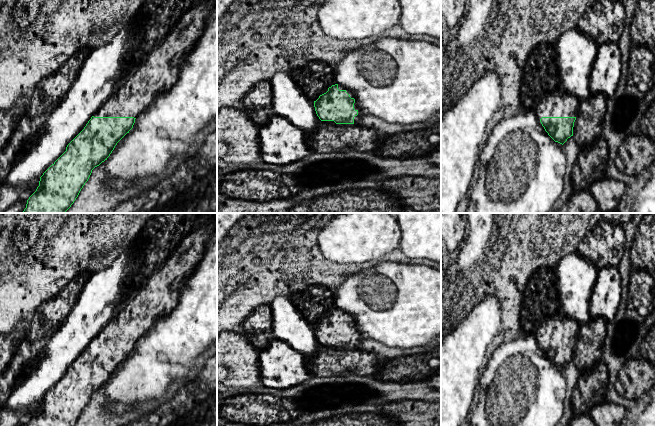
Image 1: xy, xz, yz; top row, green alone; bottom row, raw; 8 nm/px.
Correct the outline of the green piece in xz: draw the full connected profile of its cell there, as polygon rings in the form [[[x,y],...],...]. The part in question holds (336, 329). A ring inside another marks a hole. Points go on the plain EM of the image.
[[[335,308],[314,325],[317,340],[321,345],[336,348],[360,348],[363,336],[355,319],[343,310]]]

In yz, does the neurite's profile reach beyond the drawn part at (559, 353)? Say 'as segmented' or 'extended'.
extended

